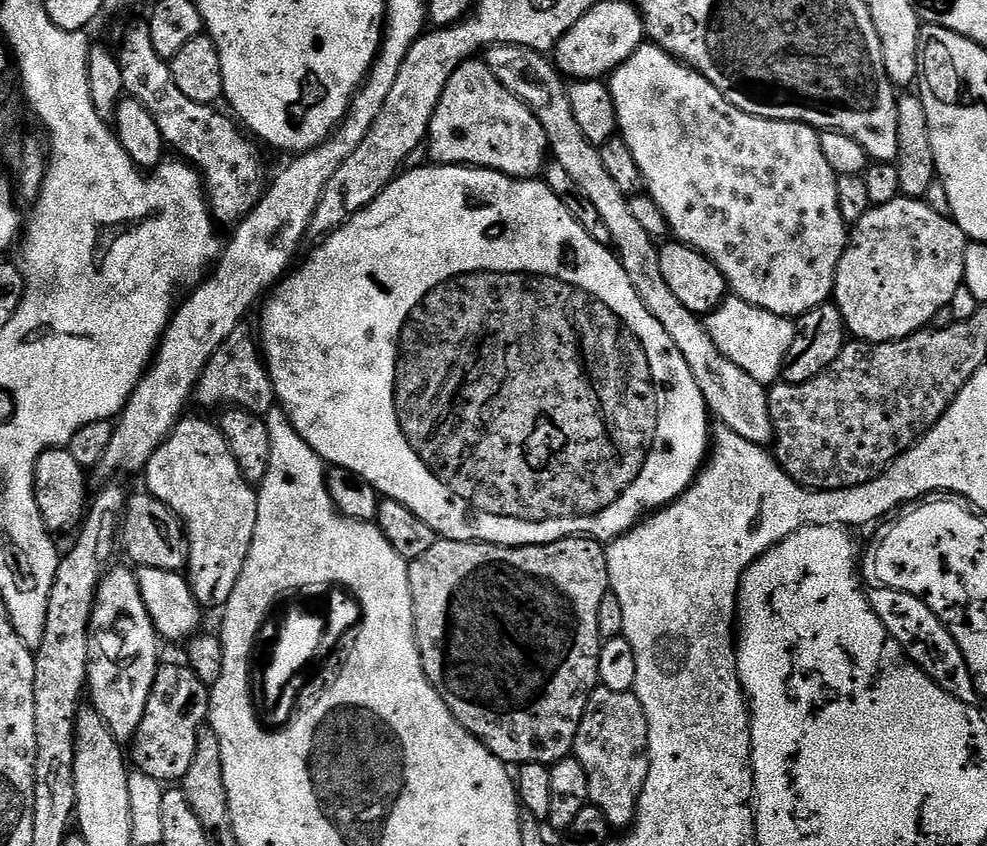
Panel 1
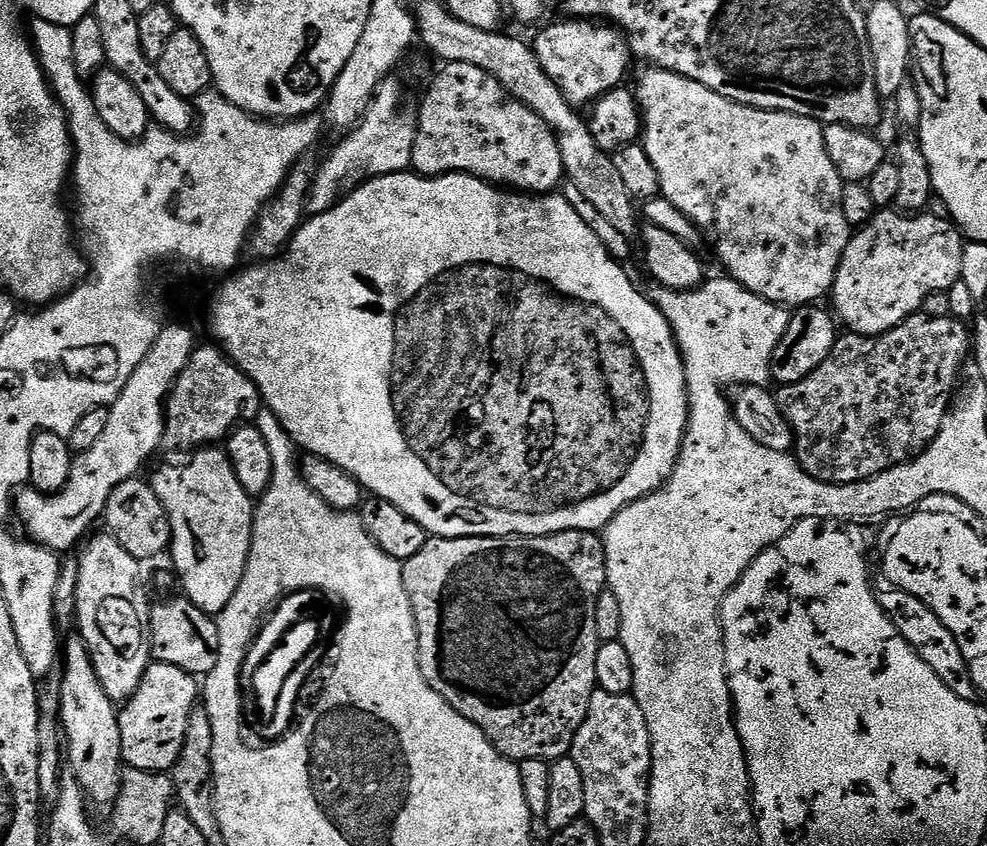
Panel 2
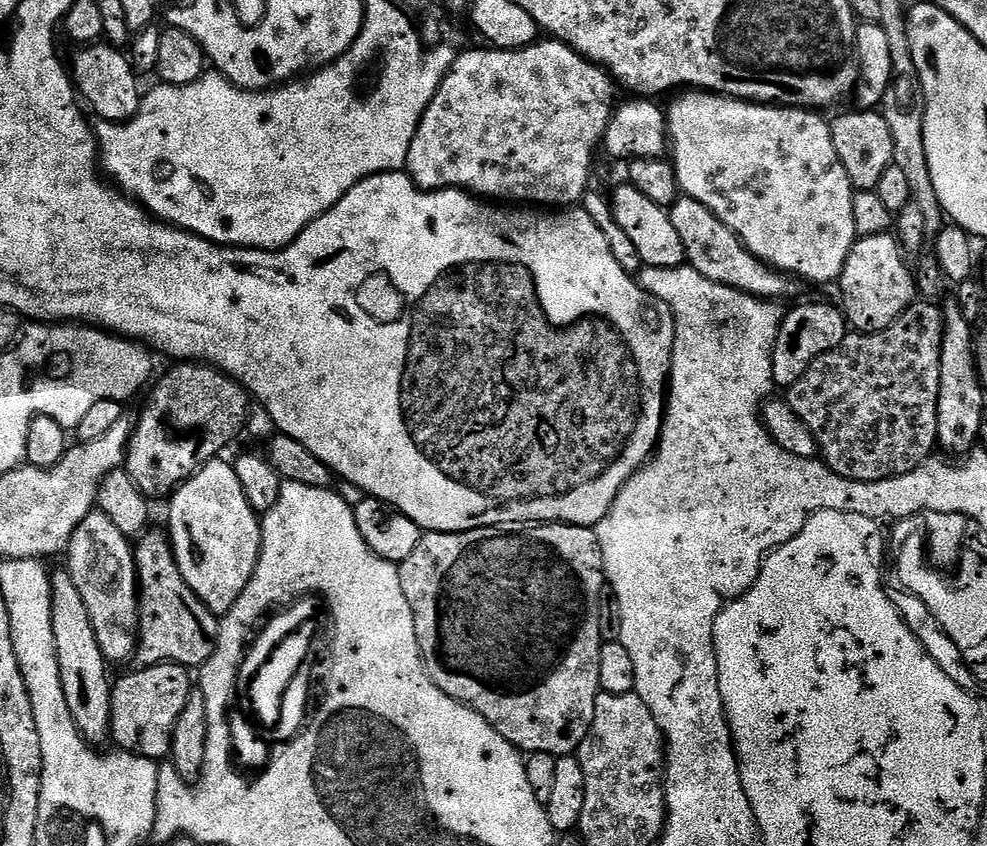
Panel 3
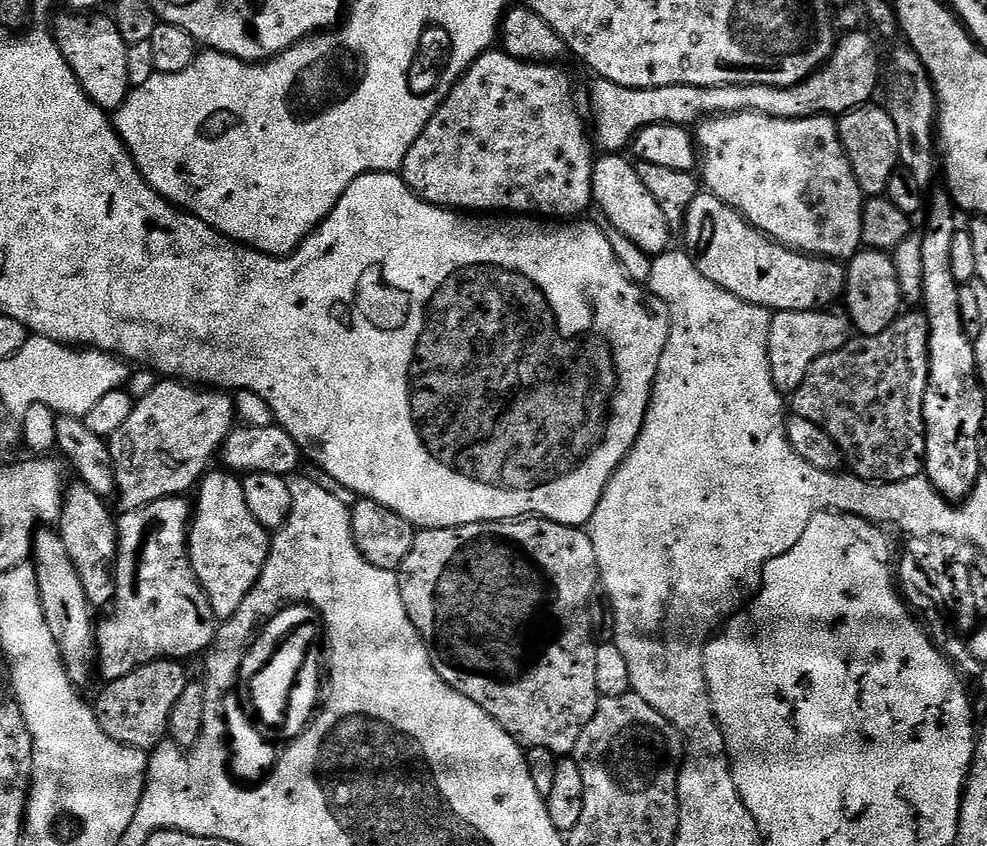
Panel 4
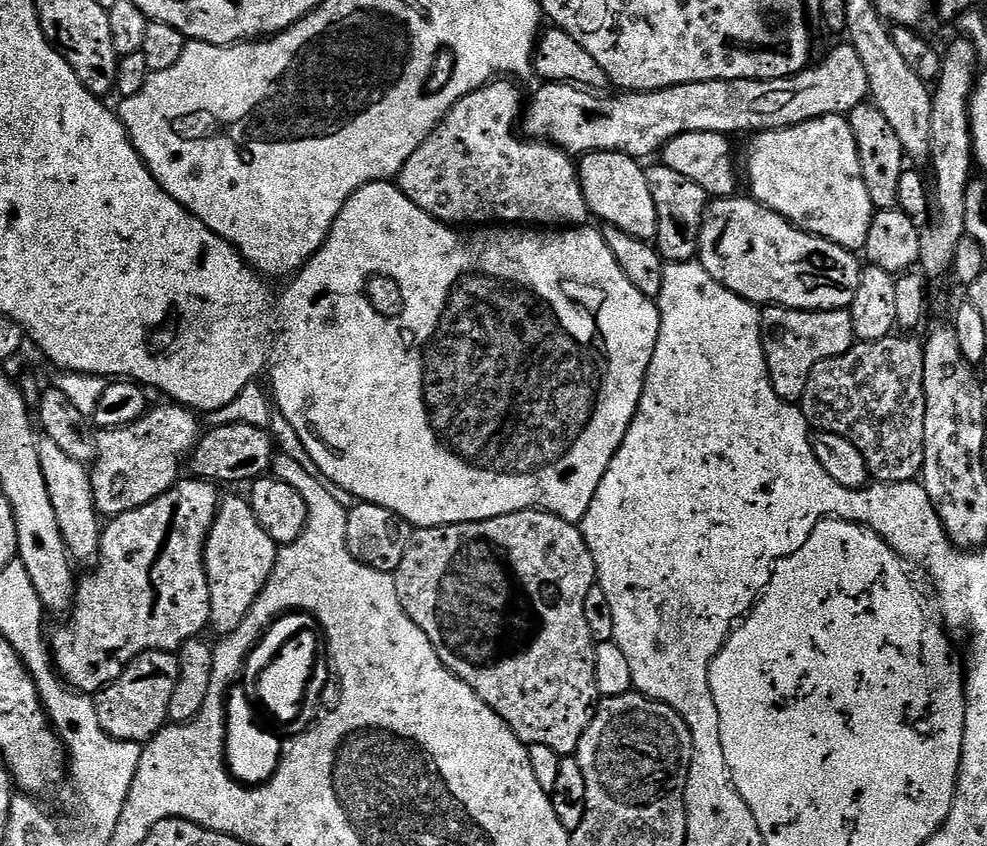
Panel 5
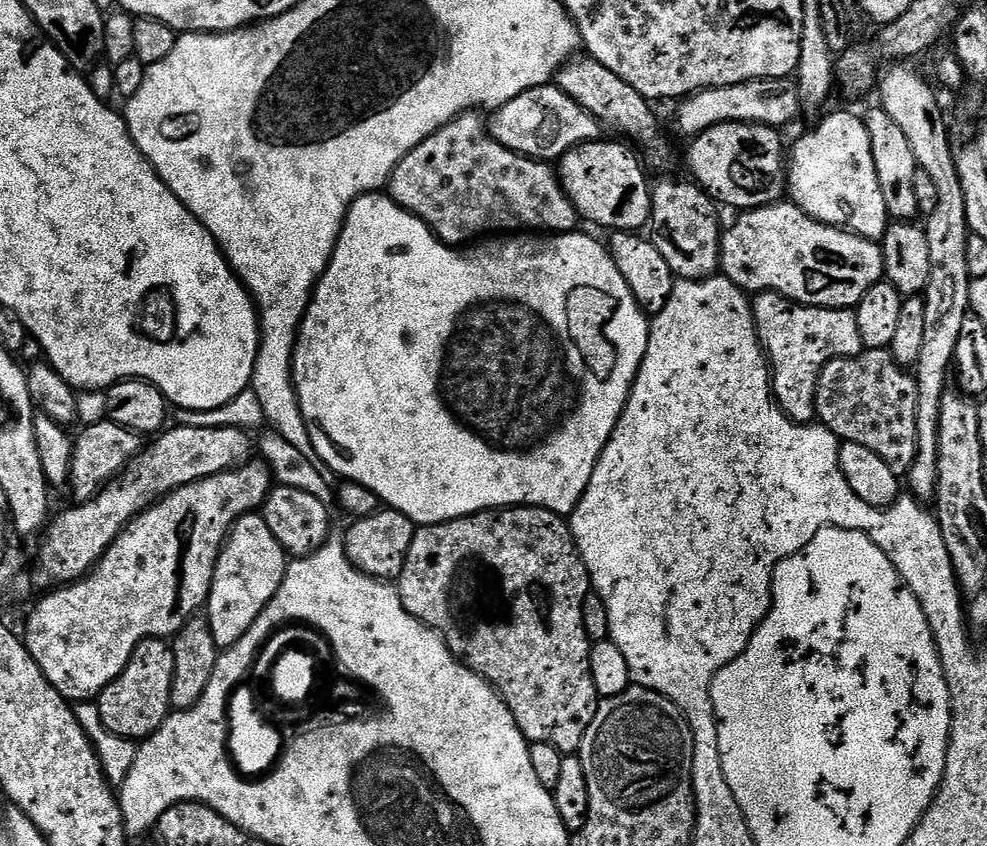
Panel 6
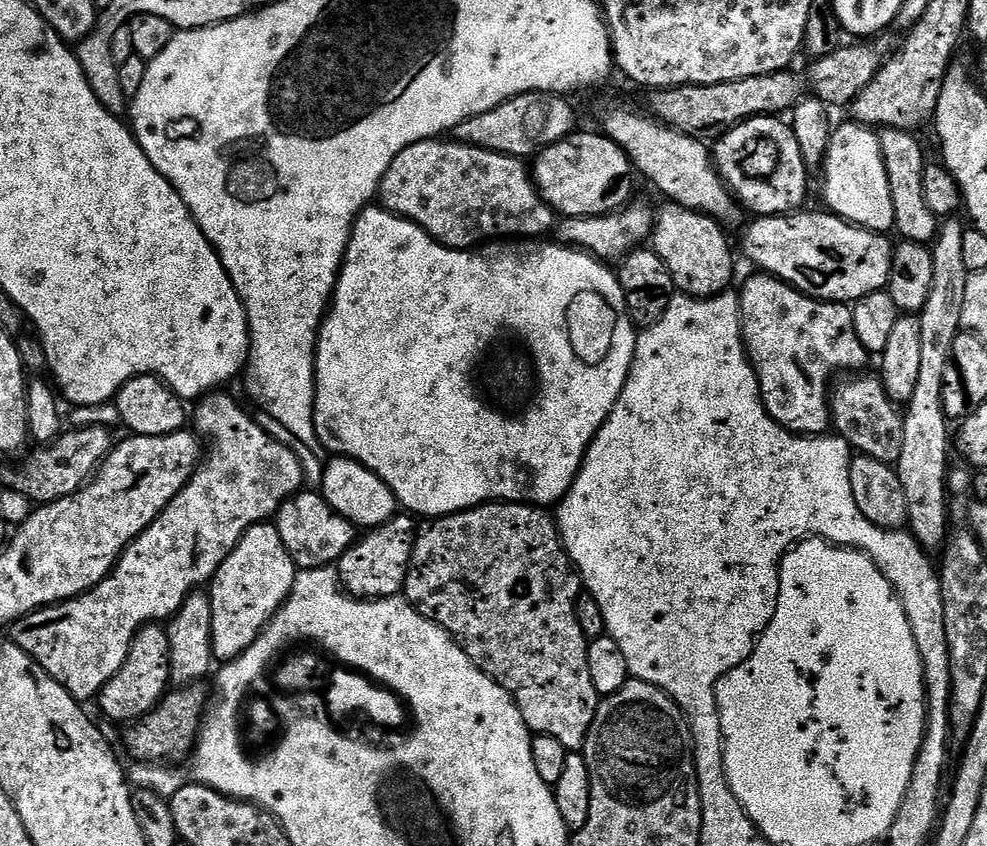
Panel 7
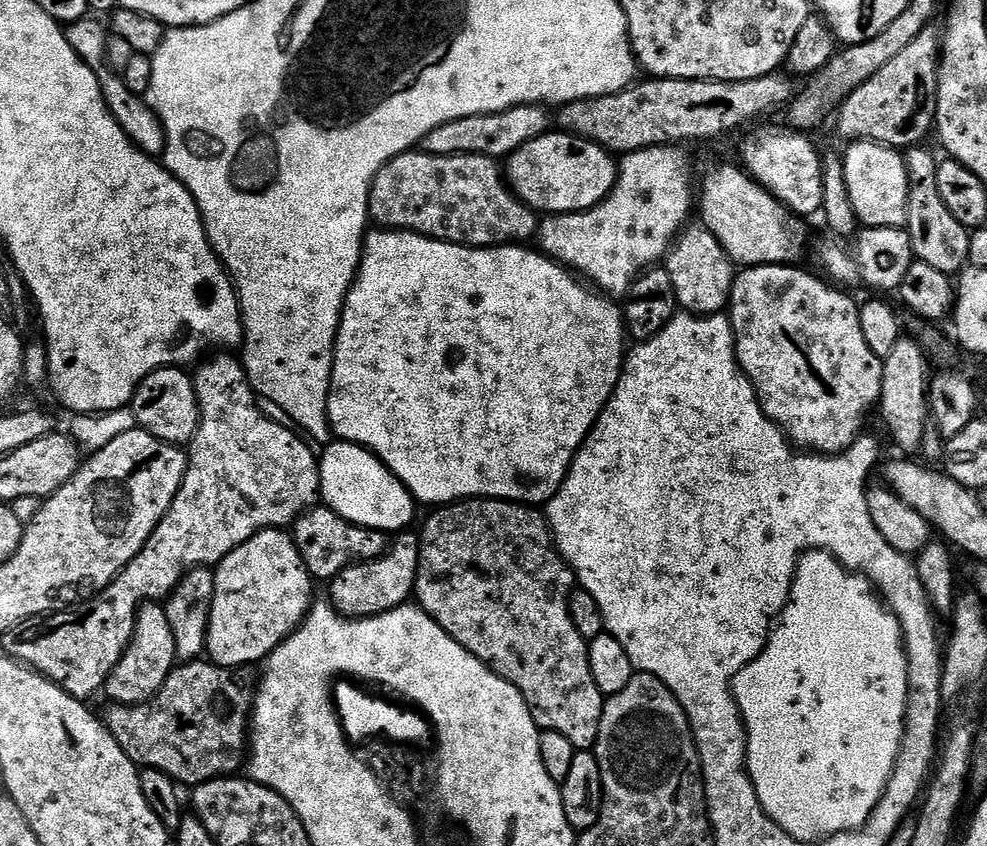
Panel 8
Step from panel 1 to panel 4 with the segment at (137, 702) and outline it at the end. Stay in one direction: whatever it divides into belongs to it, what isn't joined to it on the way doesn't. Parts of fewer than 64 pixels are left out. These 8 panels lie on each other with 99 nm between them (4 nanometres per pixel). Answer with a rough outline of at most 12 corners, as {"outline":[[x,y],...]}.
{"outline":[[67,485],[58,531],[93,609],[116,599],[116,520]]}

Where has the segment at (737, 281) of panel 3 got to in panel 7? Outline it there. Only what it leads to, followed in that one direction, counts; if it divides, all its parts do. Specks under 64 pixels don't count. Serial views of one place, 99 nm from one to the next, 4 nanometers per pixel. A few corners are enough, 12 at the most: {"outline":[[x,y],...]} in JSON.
{"outline":[[827,210],[744,232],[761,273],[829,304],[888,287],[893,241]]}

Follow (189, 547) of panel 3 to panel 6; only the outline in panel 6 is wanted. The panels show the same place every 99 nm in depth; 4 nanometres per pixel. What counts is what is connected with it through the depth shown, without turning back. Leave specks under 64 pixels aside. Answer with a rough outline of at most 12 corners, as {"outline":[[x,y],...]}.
{"outline":[[263,515],[237,520],[206,605],[223,650],[278,594],[288,553]]}

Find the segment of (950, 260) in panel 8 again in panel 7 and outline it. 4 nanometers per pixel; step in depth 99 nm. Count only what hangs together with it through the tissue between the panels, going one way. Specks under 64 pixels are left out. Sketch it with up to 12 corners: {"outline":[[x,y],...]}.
{"outline":[[879,129],[895,235],[931,245],[926,157],[916,132]]}

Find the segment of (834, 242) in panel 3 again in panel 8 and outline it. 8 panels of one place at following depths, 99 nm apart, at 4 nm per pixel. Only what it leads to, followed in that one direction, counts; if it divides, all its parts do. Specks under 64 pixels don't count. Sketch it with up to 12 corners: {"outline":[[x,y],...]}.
{"outline":[[857,140],[844,181],[864,228],[904,228],[903,155]]}

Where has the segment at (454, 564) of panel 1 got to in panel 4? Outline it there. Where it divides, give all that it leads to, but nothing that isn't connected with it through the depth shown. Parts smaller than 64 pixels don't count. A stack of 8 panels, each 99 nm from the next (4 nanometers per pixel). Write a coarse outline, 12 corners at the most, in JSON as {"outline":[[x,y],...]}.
{"outline":[[583,527],[417,531],[442,682],[560,758],[602,699]]}

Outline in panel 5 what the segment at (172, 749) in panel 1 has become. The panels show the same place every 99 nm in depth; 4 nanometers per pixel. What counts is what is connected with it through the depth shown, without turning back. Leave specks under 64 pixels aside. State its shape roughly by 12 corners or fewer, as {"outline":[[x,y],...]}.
{"outline":[[176,652],[138,654],[95,693],[98,722],[145,745],[169,723]]}

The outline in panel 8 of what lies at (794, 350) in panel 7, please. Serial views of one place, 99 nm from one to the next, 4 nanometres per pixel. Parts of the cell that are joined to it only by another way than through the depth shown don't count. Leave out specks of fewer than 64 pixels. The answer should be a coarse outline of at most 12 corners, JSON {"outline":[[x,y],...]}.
{"outline":[[787,264],[732,287],[736,360],[797,449],[835,454],[884,362],[847,291]]}

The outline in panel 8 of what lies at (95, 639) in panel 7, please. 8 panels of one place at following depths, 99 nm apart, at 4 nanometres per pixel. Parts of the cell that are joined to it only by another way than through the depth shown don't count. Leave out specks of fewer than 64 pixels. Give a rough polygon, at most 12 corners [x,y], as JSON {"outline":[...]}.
{"outline":[[244,365],[195,369],[200,424],[154,534],[101,592],[3,651],[75,700],[143,605],[320,500],[309,441]]}

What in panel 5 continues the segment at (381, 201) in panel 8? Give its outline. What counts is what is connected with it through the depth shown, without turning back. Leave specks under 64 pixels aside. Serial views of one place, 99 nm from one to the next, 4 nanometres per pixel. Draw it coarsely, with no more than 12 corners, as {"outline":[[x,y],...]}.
{"outline":[[466,94],[398,187],[449,226],[584,226],[577,161]]}

